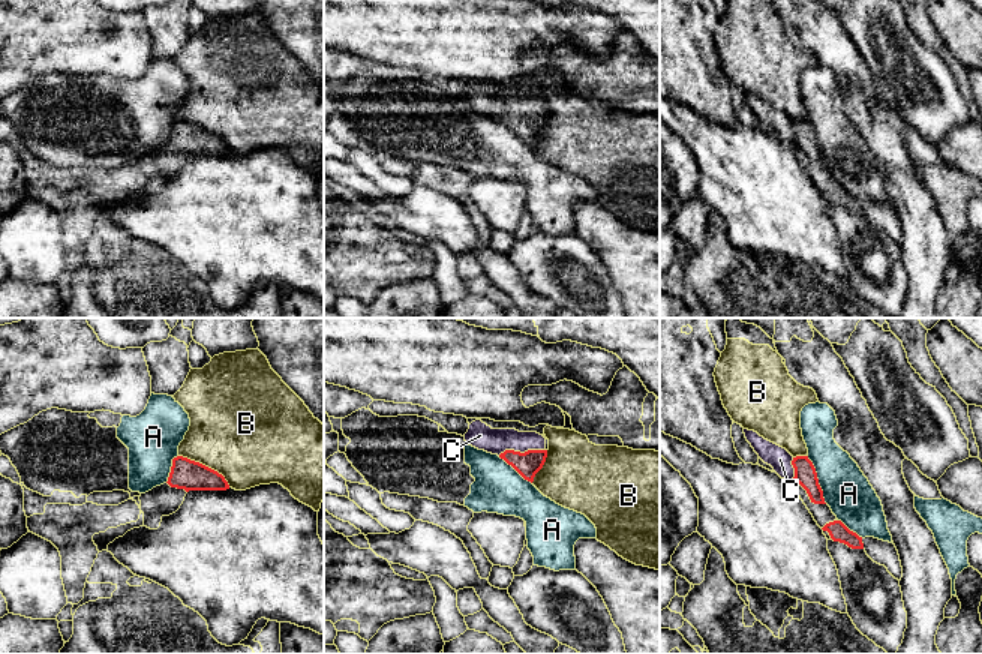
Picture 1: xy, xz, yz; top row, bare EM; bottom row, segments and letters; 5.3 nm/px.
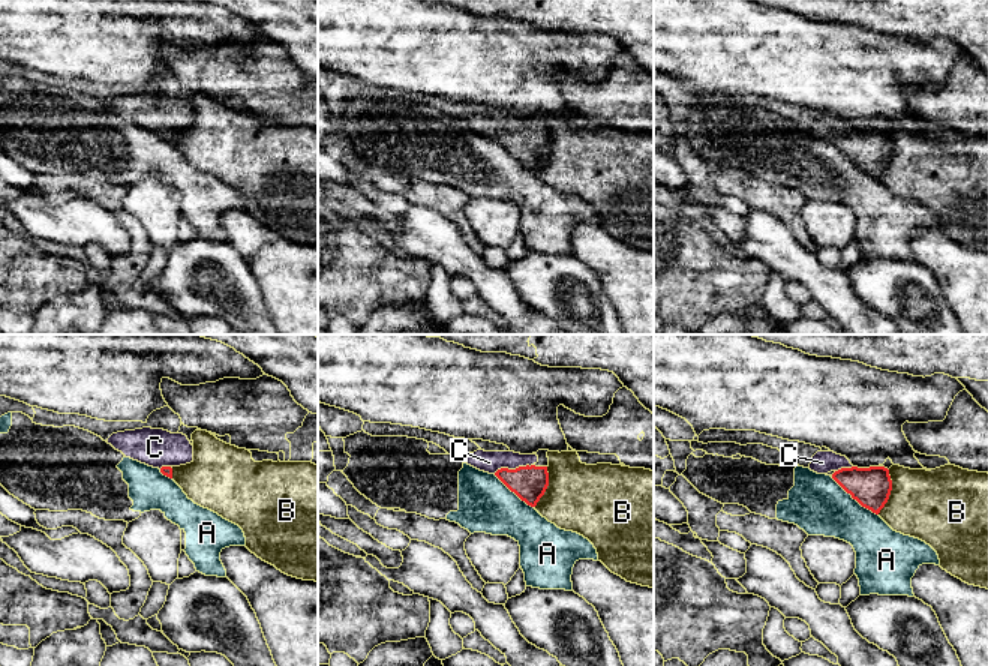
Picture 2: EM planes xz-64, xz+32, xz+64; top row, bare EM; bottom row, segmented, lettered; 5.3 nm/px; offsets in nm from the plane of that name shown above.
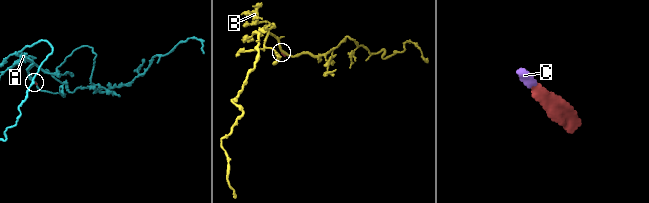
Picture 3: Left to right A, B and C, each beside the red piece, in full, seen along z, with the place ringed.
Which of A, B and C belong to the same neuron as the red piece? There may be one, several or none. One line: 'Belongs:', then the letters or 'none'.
Belongs: C

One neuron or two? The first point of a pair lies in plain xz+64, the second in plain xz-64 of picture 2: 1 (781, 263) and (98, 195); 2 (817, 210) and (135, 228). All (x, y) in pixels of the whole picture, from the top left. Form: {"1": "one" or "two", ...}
{"1": "two", "2": "two"}

